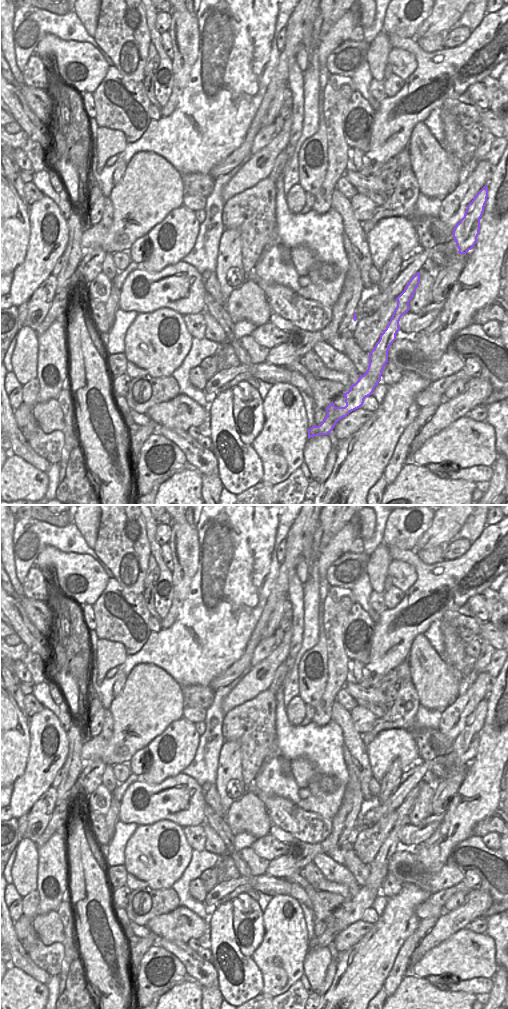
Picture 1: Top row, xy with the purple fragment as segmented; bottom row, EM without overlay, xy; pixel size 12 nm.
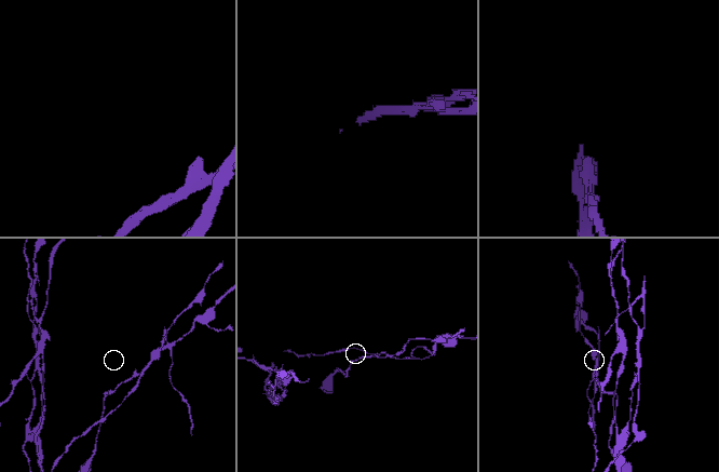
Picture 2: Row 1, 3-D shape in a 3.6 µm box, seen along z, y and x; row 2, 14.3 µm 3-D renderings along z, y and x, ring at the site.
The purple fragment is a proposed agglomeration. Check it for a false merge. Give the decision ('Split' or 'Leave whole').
Split

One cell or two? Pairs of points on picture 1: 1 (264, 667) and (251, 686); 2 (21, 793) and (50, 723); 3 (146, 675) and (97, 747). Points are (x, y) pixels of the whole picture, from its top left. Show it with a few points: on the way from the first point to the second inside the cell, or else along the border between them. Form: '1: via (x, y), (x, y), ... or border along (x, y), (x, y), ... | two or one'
1: via (263, 672), (256, 681) | one
2: via (38, 776), (47, 756), (48, 740) | one
3: via (146, 695), (146, 704), (121, 729), (117, 737) | one

